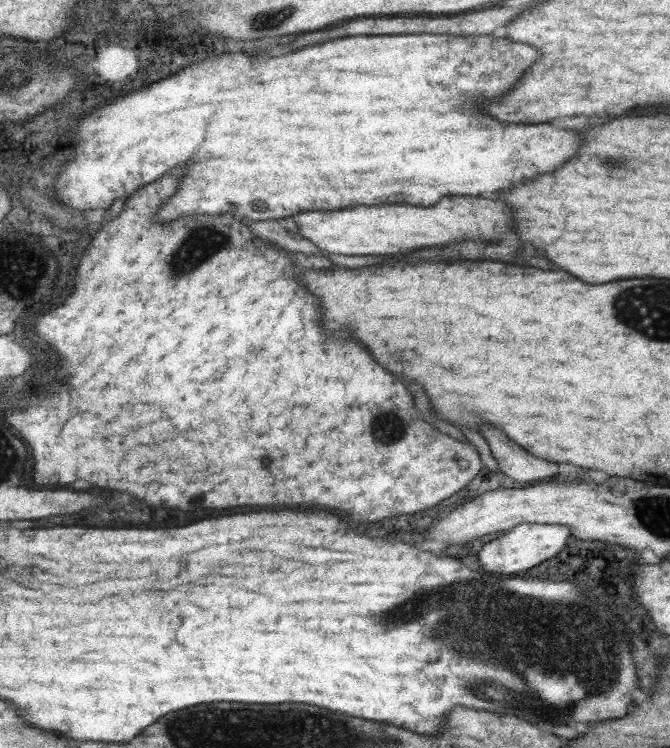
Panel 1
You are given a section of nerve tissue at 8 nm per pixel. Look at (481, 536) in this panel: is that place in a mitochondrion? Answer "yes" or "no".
no

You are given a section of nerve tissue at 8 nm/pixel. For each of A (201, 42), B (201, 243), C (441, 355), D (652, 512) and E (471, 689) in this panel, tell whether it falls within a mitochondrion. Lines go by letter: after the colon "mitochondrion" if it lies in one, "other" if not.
A: other
B: mitochondrion
C: other
D: mitochondrion
E: mitochondrion

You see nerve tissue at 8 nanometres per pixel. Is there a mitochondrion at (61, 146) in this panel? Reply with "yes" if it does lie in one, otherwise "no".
no

